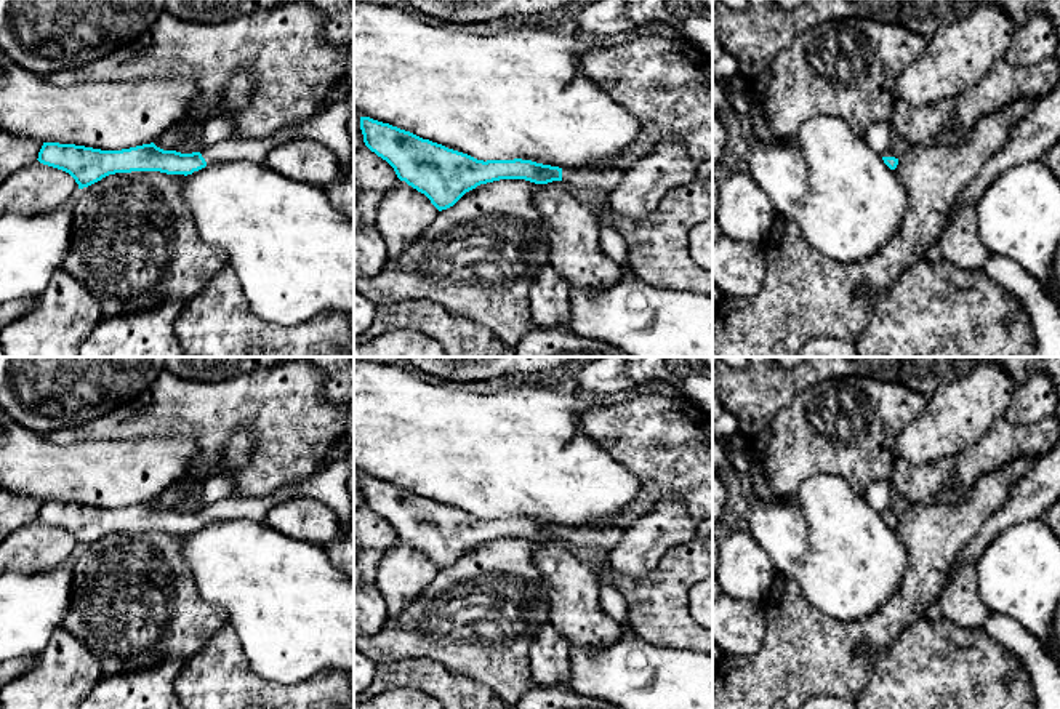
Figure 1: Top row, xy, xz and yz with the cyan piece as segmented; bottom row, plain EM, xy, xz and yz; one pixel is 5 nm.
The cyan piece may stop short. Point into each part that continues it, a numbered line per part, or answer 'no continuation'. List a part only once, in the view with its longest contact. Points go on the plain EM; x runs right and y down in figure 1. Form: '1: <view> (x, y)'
1: xy (330, 485)

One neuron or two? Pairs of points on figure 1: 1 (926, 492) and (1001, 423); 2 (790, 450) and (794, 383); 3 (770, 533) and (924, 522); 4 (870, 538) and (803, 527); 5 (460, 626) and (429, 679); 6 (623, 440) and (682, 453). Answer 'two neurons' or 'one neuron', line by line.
1: one neuron
2: two neurons
3: two neurons
4: one neuron
5: two neurons
6: one neuron

